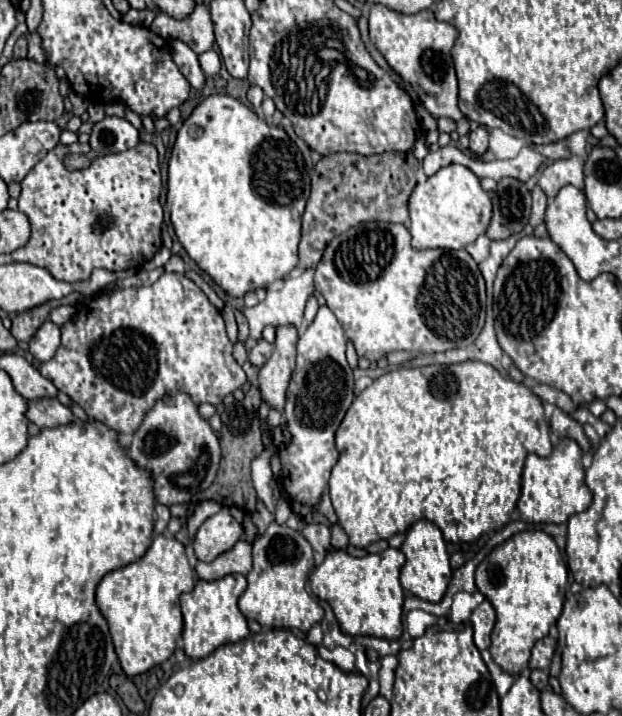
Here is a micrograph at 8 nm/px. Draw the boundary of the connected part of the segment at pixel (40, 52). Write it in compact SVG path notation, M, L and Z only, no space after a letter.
M32 33L32 35L30 35L28 57L34 59L34 61L38 61L38 63L48 63L48 61L46 61L46 53L44 53L44 49L42 49L42 45L40 45L40 37L38 37L38 33Z

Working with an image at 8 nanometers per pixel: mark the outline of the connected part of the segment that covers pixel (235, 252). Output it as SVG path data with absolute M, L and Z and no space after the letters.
M228 95L206 97L178 131L168 169L168 205L178 241L192 261L230 297L268 287L298 265L302 213L310 195L310 173L282 127L268 127L252 109Z

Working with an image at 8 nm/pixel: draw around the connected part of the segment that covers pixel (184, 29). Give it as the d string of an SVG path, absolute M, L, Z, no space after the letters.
M196 5L194 13L182 21L176 21L166 15L158 15L150 31L164 39L180 39L184 41L194 53L204 53L214 45L214 23L210 19L210 11L206 5Z

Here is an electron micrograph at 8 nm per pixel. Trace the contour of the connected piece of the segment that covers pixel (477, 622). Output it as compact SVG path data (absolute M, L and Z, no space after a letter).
M484 599L470 615L470 625L474 631L474 643L478 649L488 649L490 647L490 633L496 621L496 613L494 607Z

